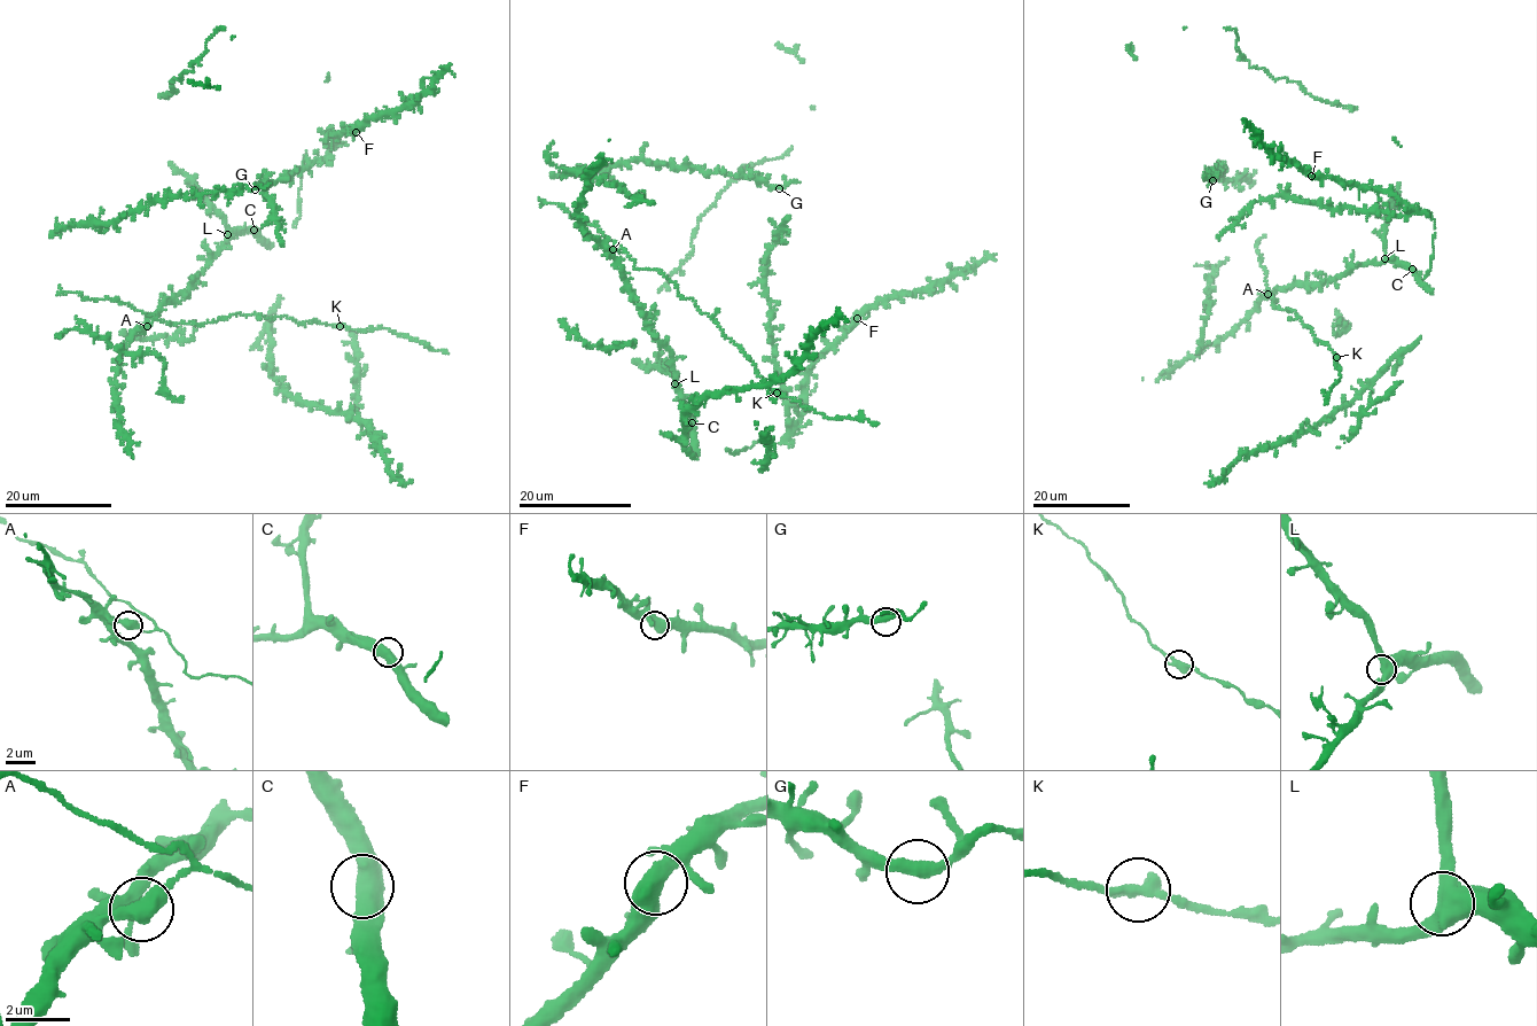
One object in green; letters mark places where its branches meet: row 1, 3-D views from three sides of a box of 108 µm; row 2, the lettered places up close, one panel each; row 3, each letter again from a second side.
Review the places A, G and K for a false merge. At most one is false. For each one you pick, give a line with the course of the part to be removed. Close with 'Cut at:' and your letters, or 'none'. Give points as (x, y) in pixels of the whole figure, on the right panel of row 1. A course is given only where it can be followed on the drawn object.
Cut at: A

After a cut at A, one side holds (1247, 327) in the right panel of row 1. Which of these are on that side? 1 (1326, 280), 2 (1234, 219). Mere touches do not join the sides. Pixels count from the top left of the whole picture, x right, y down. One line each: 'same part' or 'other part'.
1: same part
2: same part

